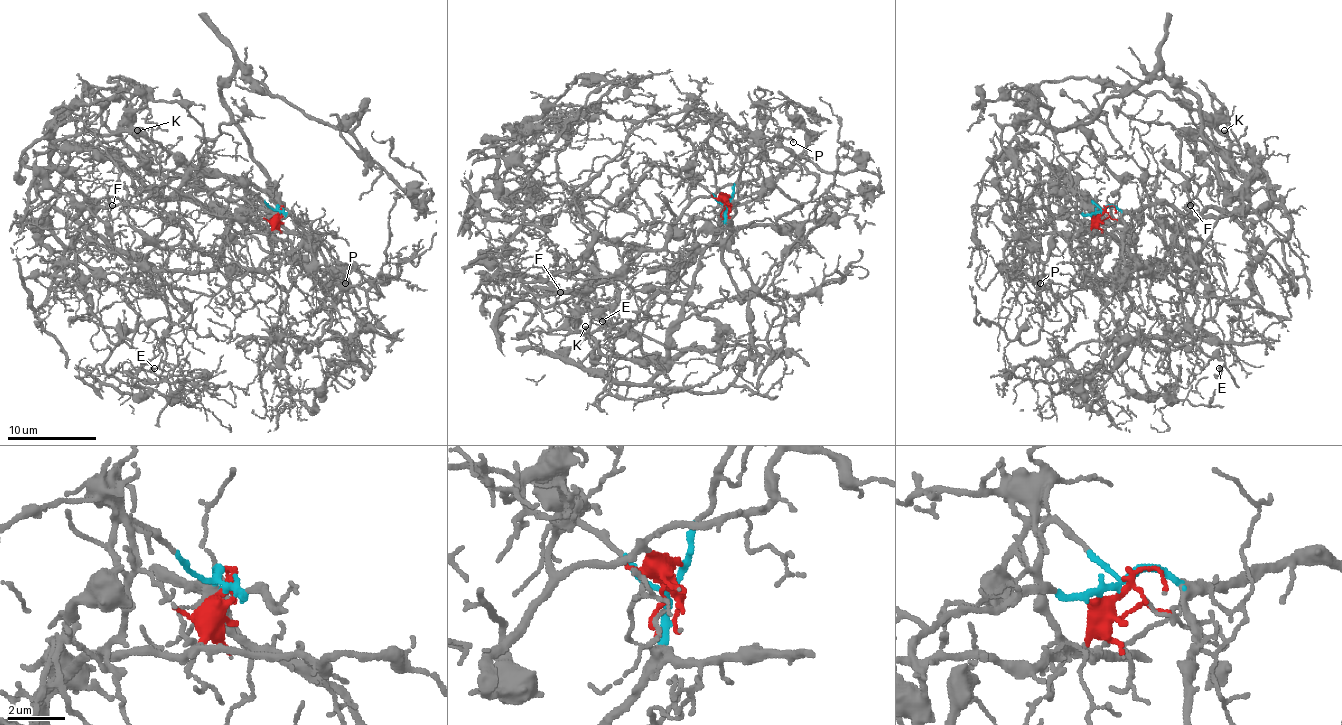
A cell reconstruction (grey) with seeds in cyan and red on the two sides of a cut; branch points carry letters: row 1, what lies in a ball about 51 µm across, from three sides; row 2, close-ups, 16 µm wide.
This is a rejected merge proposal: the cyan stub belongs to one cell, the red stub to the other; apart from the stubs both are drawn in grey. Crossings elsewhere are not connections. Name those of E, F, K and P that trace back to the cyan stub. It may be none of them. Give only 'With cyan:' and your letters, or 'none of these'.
With cyan: K, P

